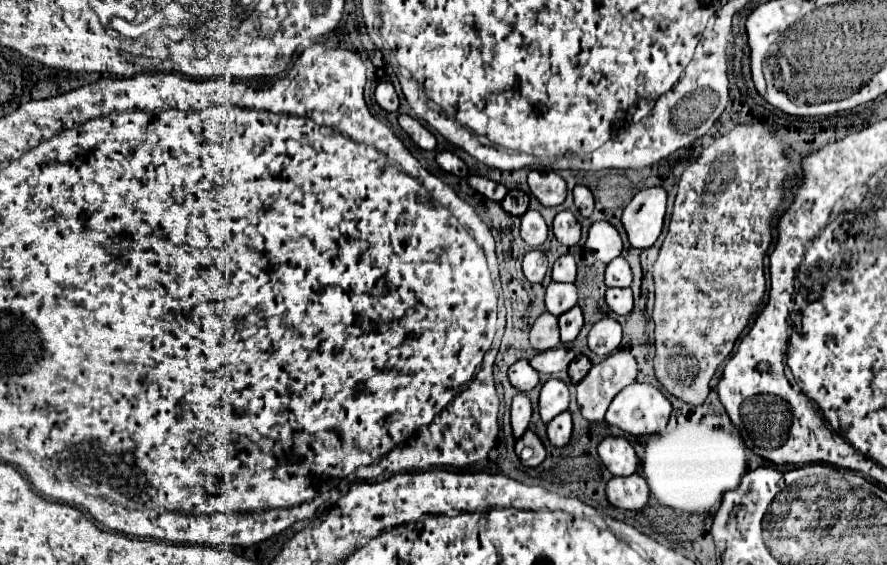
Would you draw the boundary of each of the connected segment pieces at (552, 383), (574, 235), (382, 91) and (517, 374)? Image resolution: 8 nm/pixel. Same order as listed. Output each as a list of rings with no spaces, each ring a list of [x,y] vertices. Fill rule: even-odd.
[[[550,378],[540,392],[540,416],[542,420],[548,424],[554,416],[558,416],[560,412],[564,412],[570,404],[570,392],[568,386],[558,380],[558,378]]]
[[[568,210],[556,214],[554,224],[552,224],[552,232],[566,246],[574,246],[580,240],[580,224],[578,224],[576,216]]]
[[[388,80],[380,82],[380,84],[376,86],[374,98],[376,98],[376,102],[378,102],[384,110],[388,110],[388,112],[396,112],[396,110],[398,110],[398,94],[396,94],[392,82],[388,82]]]
[[[518,360],[516,364],[510,366],[508,370],[508,378],[512,382],[512,386],[520,392],[528,392],[538,384],[540,374],[530,366],[528,360]]]

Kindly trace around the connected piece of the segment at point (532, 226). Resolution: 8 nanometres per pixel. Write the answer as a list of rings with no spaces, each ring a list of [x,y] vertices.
[[[528,210],[528,212],[522,216],[522,226],[520,226],[520,230],[522,230],[524,242],[526,242],[528,246],[532,246],[532,248],[540,246],[540,244],[546,240],[546,236],[548,236],[548,226],[546,226],[542,214],[536,212],[536,210]]]

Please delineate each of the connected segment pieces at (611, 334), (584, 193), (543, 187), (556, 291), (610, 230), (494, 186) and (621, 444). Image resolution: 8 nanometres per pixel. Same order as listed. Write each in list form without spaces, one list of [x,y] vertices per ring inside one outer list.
[[[612,318],[596,322],[588,334],[590,350],[600,356],[608,356],[610,352],[614,352],[620,346],[620,340],[622,340],[622,326]]]
[[[576,186],[574,188],[574,202],[576,202],[576,208],[580,210],[582,216],[590,216],[592,210],[594,210],[594,196],[590,192],[588,186]]]
[[[530,170],[528,186],[532,194],[538,198],[538,202],[544,206],[558,206],[566,198],[566,182],[556,172]]]
[[[550,282],[546,290],[546,310],[554,316],[564,314],[570,310],[578,300],[578,292],[574,284],[560,284],[560,282]]]
[[[600,220],[590,226],[586,248],[594,254],[594,258],[608,264],[622,254],[622,238],[610,222]]]
[[[470,176],[468,184],[470,184],[476,192],[480,192],[480,194],[484,194],[486,198],[496,200],[496,202],[500,202],[500,200],[506,196],[506,192],[508,192],[506,186],[494,182],[494,180],[490,180],[490,178],[484,178],[484,176]]]
[[[606,436],[598,444],[598,456],[614,476],[630,476],[638,470],[636,450],[622,436]]]

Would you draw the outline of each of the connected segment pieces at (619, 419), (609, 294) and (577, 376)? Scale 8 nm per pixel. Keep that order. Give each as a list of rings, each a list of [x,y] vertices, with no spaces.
[[[652,384],[626,386],[610,404],[606,422],[618,426],[626,434],[642,436],[662,432],[668,424],[672,406],[668,398]]]
[[[608,288],[606,290],[606,302],[616,314],[630,314],[634,300],[630,288]]]
[[[578,354],[578,356],[570,362],[570,366],[568,366],[568,374],[570,374],[572,382],[578,384],[578,382],[588,374],[590,368],[592,368],[592,362],[590,362],[584,354]]]

